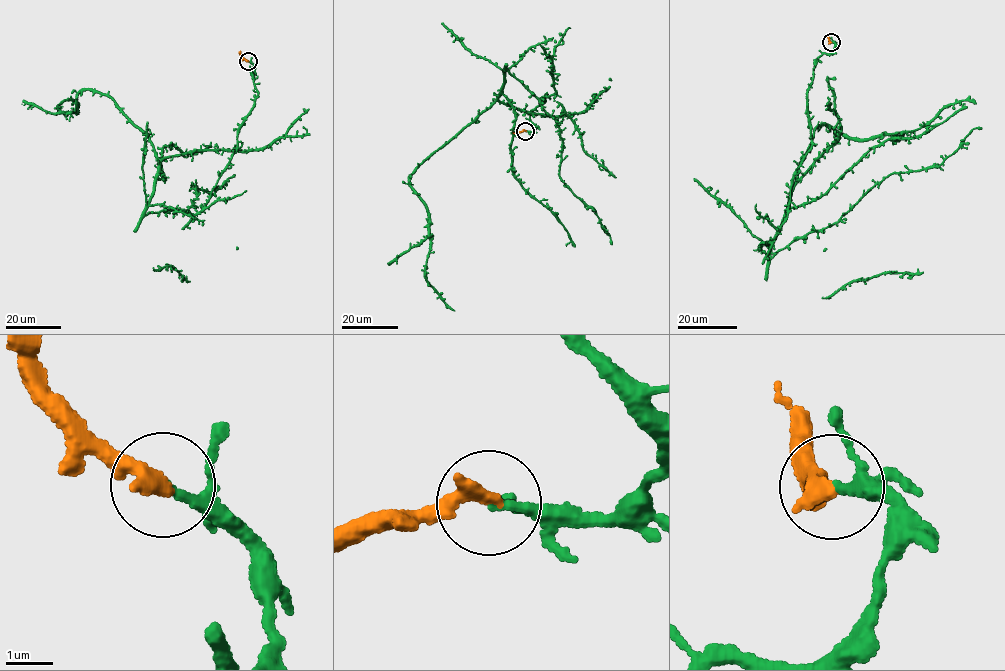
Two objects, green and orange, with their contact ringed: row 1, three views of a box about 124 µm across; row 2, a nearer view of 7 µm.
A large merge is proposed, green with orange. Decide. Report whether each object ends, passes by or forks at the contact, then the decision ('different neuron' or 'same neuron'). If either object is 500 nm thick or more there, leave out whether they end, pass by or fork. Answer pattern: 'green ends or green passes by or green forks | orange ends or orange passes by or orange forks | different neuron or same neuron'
green ends | orange ends | same neuron

